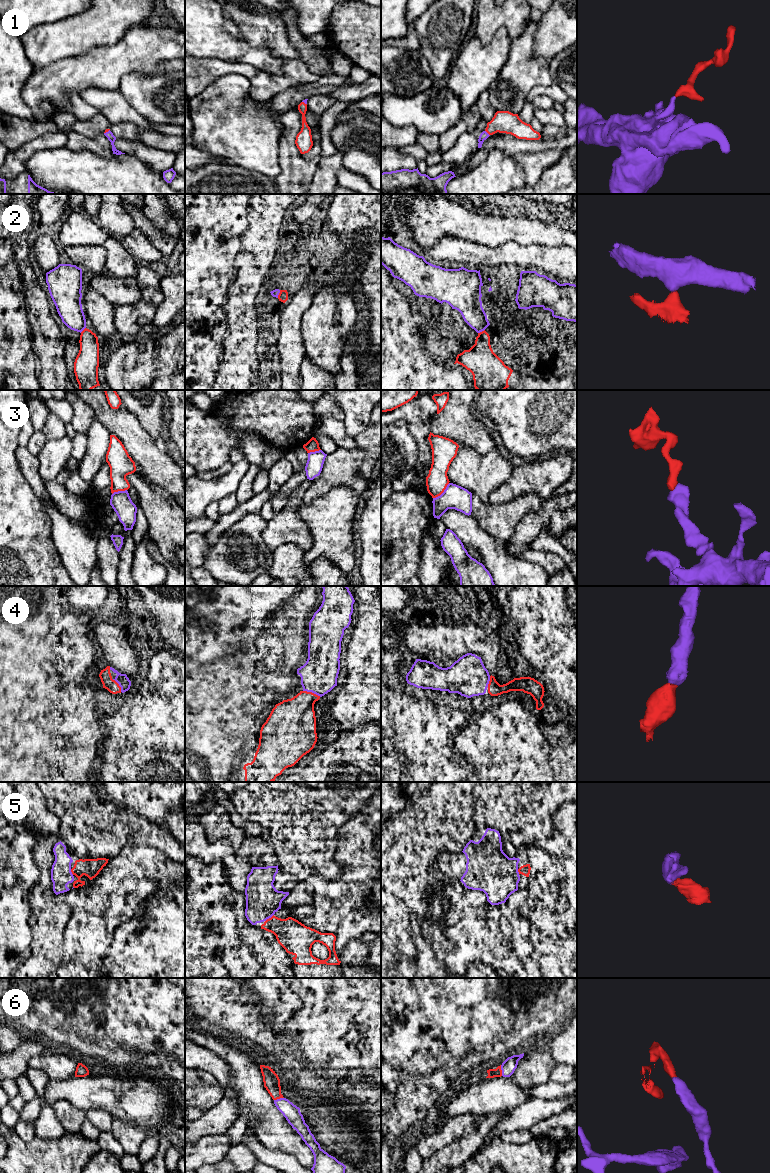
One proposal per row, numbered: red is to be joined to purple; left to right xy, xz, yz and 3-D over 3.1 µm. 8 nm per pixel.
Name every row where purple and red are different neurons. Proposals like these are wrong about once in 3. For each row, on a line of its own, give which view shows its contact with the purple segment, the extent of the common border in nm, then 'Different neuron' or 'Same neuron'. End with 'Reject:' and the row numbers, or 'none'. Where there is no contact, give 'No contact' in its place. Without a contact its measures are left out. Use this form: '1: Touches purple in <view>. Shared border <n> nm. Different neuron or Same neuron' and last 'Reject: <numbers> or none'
1: Touches purple in yz. Shared border 60 nm. Same neuron
2: Touches purple in yz. Shared border 70 nm. Different neuron
3: Touches purple in yz. Shared border 180 nm. Different neuron
4: Touches purple in xz. Shared border 150 nm. Same neuron
5: Touches purple in xz. Shared border 90 nm. Same neuron
6: Touches purple in yz. Shared border 90 nm. Same neuron
Reject: 2, 3

